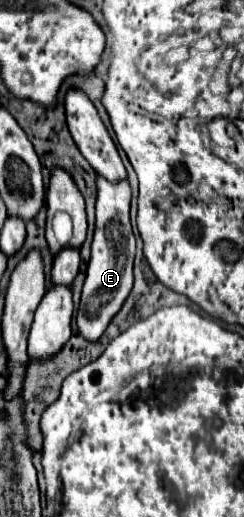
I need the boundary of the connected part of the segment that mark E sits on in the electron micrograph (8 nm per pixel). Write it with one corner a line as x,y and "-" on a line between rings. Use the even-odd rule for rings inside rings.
96,176
98,200
96,200
96,228
92,240
92,258
88,262
82,300
78,308
78,330
86,340
98,340
116,312
122,308
124,300
132,290
132,262
136,252
136,242
130,224
130,184
110,184

